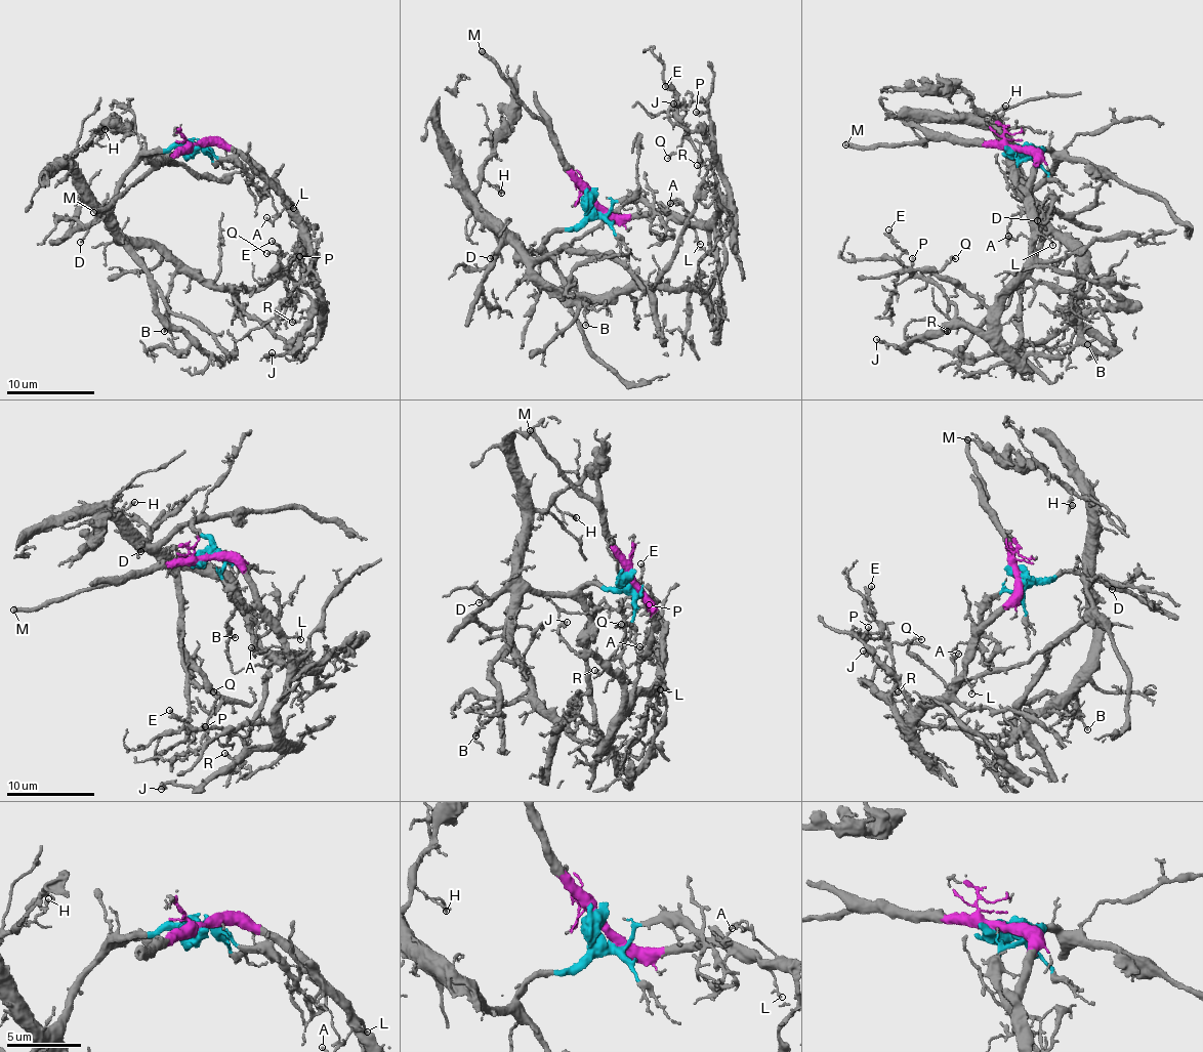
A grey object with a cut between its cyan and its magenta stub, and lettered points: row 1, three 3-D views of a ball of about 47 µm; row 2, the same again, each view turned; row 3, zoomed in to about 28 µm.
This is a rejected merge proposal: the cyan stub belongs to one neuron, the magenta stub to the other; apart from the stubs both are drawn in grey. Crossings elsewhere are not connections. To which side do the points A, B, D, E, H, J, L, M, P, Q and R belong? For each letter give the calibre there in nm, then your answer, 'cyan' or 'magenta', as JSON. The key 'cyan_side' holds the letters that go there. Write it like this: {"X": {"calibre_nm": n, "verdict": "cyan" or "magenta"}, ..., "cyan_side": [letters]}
{"A": {"calibre_nm": 130, "verdict": "magenta"}, "B": {"calibre_nm": 130, "verdict": "cyan"}, "D": {"calibre_nm": 110, "verdict": "cyan"}, "E": {"calibre_nm": 190, "verdict": "magenta"}, "H": {"calibre_nm": 190, "verdict": "cyan"}, "J": {"calibre_nm": 260, "verdict": "magenta"}, "L": {"calibre_nm": 120, "verdict": "magenta"}, "M": {"calibre_nm": 400, "verdict": "magenta"}, "P": {"calibre_nm": 160, "verdict": "magenta"}, "Q": {"calibre_nm": 190, "verdict": "magenta"}, "R": {"calibre_nm": 120, "verdict": "magenta"}, "cyan_side": ["B", "D", "H"]}

